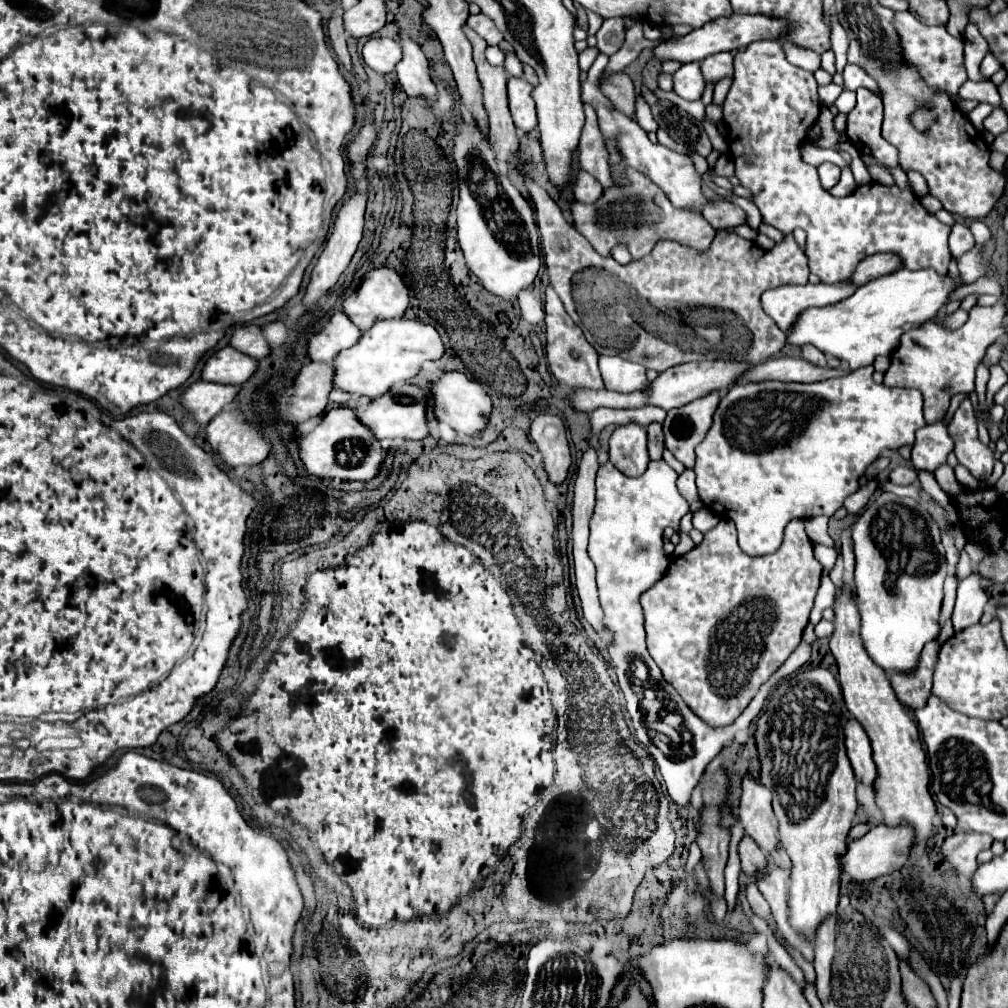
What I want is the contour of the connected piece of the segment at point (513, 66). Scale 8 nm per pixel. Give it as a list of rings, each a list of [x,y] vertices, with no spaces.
[[[515,54],[505,56],[505,70],[507,70],[507,74],[509,74],[509,76],[517,76],[517,78],[521,78],[521,76],[523,76],[521,60],[519,60]]]

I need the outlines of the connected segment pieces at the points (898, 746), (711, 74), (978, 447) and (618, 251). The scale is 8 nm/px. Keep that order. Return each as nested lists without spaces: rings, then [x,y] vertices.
[[[843,586],[841,592],[835,594],[835,632],[831,636],[831,652],[839,666],[839,682],[843,688],[843,698],[847,710],[853,718],[863,726],[871,740],[873,760],[879,770],[879,778],[875,782],[875,800],[885,816],[887,826],[897,826],[901,820],[907,820],[915,832],[915,844],[923,844],[929,850],[929,838],[933,834],[933,816],[935,804],[929,794],[929,768],[927,758],[919,740],[917,724],[911,720],[907,710],[897,700],[891,680],[887,674],[869,658],[865,646],[859,636],[859,610],[855,596]]]
[[[721,52],[715,56],[709,56],[701,62],[701,70],[707,82],[719,82],[721,78],[733,74],[733,54]]]
[[[967,400],[957,408],[949,432],[955,440],[955,456],[977,480],[987,480],[993,472],[993,450],[979,442],[977,438],[977,418],[973,404]]]
[[[617,244],[617,246],[613,246],[611,256],[613,256],[619,264],[629,264],[629,262],[633,262],[633,256],[629,254],[629,250],[627,250],[625,244]]]

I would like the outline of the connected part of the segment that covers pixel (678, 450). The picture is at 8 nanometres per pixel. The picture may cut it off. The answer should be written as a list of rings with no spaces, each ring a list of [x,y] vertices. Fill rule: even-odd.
[[[713,390],[703,398],[667,412],[667,418],[663,422],[665,446],[685,468],[691,468],[695,464],[695,446],[703,442],[705,434],[709,432],[719,400],[721,392]]]

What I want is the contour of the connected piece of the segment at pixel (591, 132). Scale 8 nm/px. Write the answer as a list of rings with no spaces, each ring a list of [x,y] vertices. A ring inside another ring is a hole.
[[[585,106],[585,126],[579,140],[579,164],[585,172],[589,172],[593,178],[601,182],[601,186],[607,190],[611,184],[609,166],[607,166],[607,150],[601,140],[601,132],[597,126],[597,112],[593,106]]]

